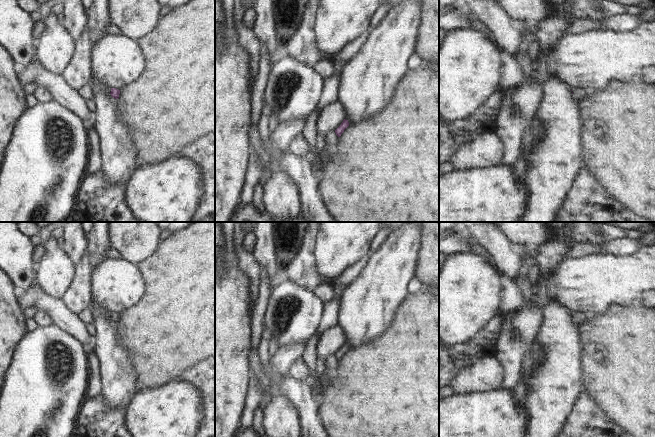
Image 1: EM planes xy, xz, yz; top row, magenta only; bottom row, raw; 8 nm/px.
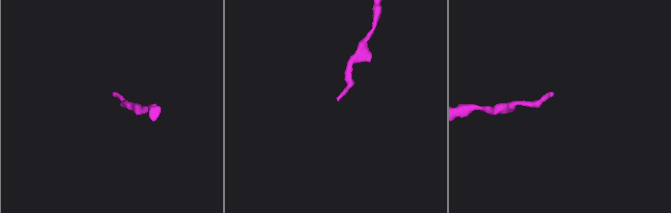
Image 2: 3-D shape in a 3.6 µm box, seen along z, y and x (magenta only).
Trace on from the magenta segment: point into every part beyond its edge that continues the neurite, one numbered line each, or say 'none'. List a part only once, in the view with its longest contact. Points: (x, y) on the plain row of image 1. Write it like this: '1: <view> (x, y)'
1: xz (331, 364)

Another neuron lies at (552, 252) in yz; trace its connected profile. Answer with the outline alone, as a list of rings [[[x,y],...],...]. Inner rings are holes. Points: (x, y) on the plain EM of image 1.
[[[568,222],[546,223],[550,228],[554,229],[556,233],[552,238],[537,247],[540,253],[533,262],[541,267],[541,277],[546,277],[549,273],[555,271],[555,269],[565,260],[564,257],[567,250],[571,248],[571,246],[564,241],[560,233],[564,225]]]

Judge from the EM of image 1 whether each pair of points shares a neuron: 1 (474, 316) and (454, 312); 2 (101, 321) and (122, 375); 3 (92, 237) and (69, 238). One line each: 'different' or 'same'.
1: same
2: same
3: different

